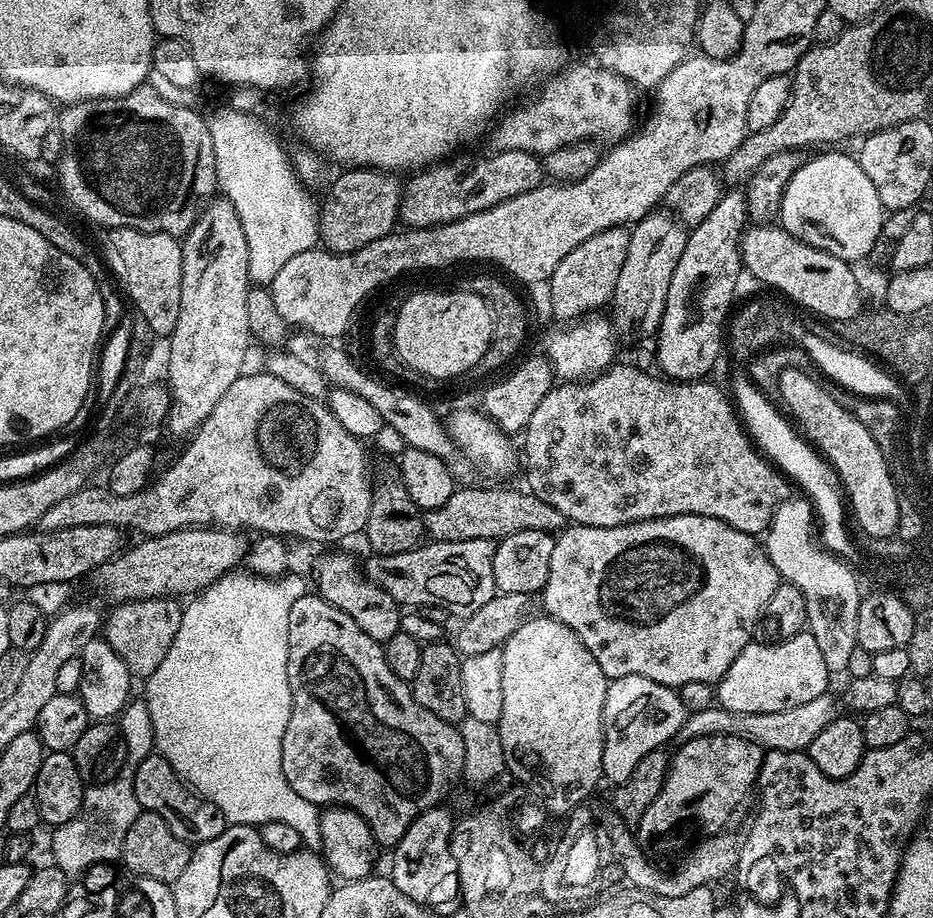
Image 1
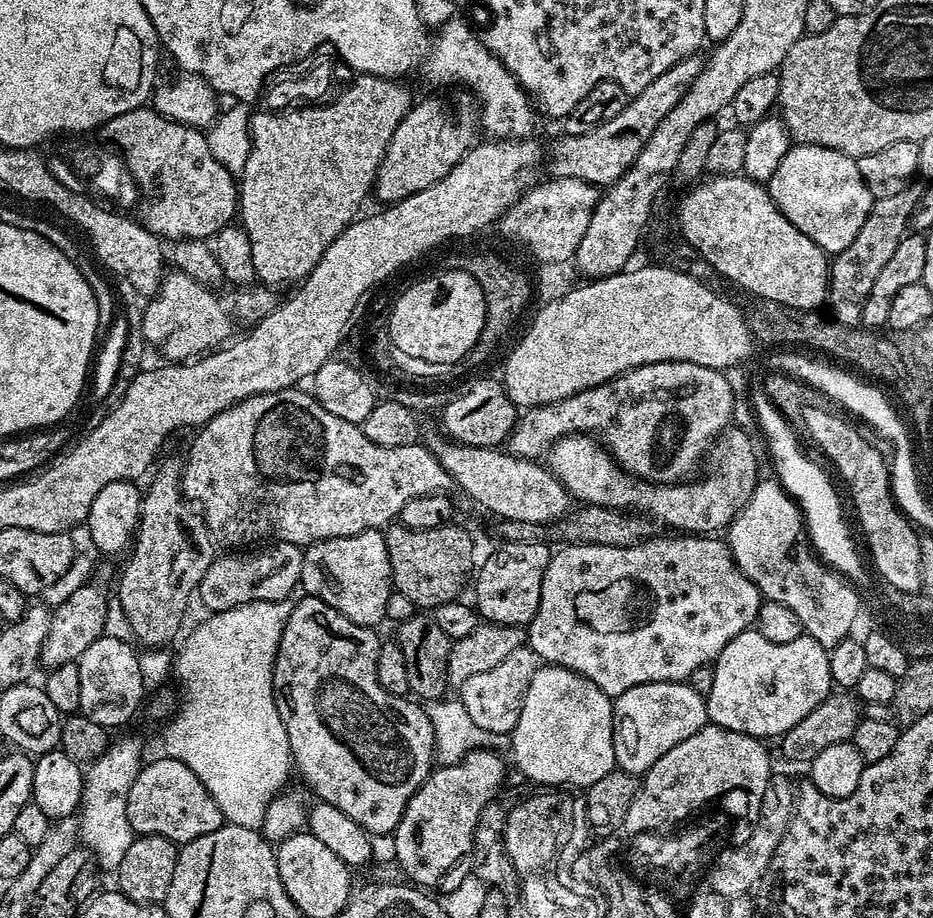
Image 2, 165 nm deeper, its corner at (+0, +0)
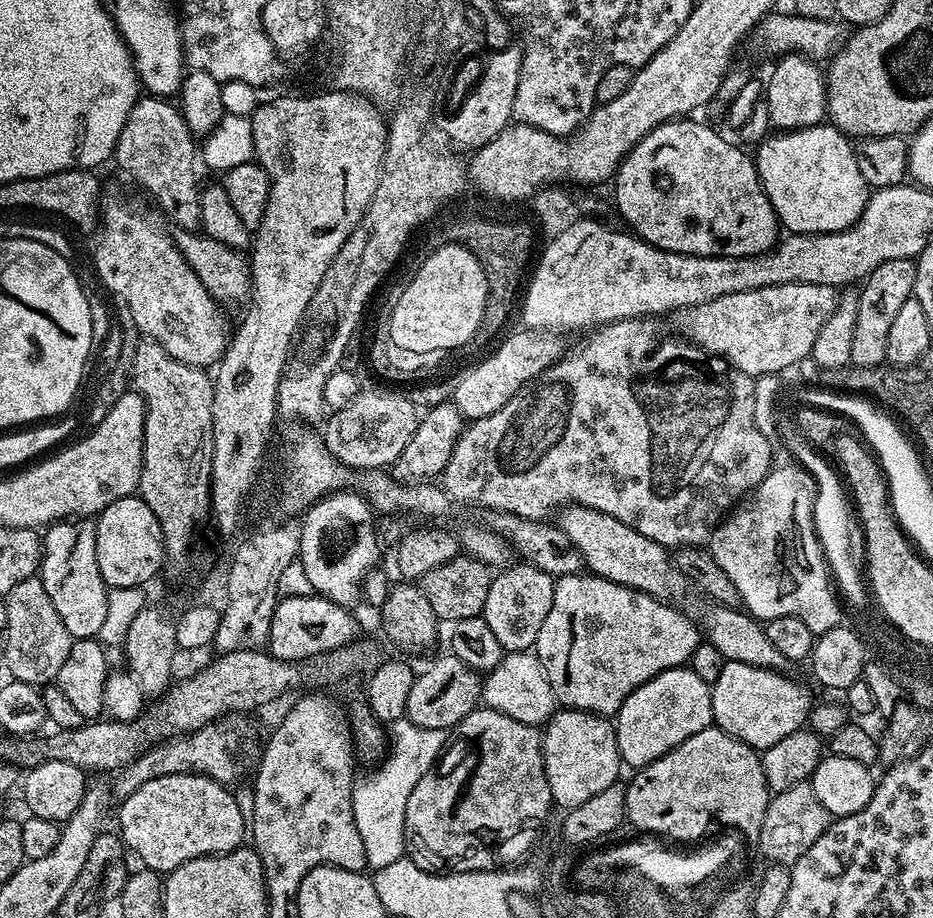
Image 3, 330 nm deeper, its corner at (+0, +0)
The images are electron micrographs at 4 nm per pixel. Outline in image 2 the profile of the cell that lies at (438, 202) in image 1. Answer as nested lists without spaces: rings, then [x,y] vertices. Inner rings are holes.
[[[699,55],[687,56],[682,62],[670,66],[666,74],[654,78],[654,82],[646,86],[646,90],[631,97],[626,110],[622,110],[622,114],[618,114],[616,118],[610,118],[580,136],[561,135],[561,140],[557,142],[553,152],[550,152],[551,175],[556,178],[578,178],[597,186],[617,184],[646,146],[650,134],[654,134],[658,122],[662,122],[662,118],[666,118],[666,114],[670,114],[670,110],[674,110],[674,106],[678,106],[680,99],[688,93],[690,86],[698,78],[701,67]]]

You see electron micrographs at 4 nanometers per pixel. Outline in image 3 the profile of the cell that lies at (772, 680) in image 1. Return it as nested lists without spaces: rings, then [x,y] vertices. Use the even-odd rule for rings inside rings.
[[[725,662],[718,682],[710,685],[715,727],[757,750],[774,746],[774,742],[786,738],[786,734],[794,734],[794,730],[805,727],[814,697],[790,677],[768,668],[748,666],[746,662]]]

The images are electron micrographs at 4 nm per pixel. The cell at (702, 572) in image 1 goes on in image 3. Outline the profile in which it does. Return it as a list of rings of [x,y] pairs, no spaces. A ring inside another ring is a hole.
[[[575,574],[556,580],[554,602],[542,630],[538,630],[534,651],[546,670],[546,678],[550,678],[557,705],[612,718],[636,688],[666,670],[687,665],[701,642],[696,621],[679,608],[595,574]]]

